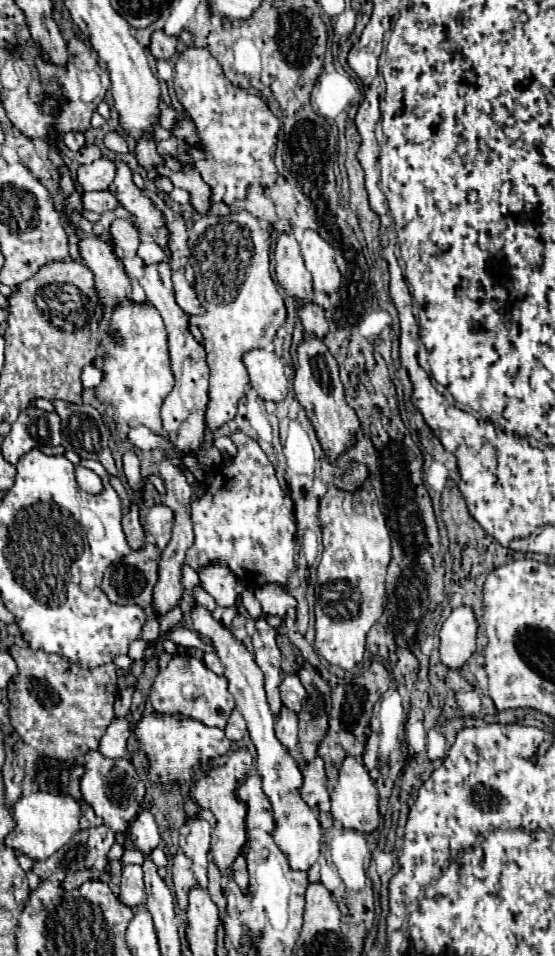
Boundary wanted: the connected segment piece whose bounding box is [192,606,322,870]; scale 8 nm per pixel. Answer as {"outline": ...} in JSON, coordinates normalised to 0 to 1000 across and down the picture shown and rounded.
{"outline":[[[350,634],[346,636],[346,657],[371,669],[382,669],[382,676],[404,697],[404,707],[411,711],[411,722],[425,732],[425,743],[440,749],[447,757],[450,772],[461,780],[465,793],[461,793],[461,803],[472,814],[476,831],[486,835],[490,847],[494,847],[494,879],[505,885],[505,889],[519,895],[519,902],[530,910],[555,910],[577,895],[577,877],[580,877],[580,866],[569,856],[569,851],[559,847],[559,843],[544,837],[541,833],[541,822],[544,822],[544,808],[533,799],[533,795],[519,789],[519,785],[501,776],[494,768],[494,747],[483,741],[479,734],[479,724],[476,724],[476,707],[465,695],[458,692],[458,686],[443,680],[443,676],[422,667],[422,663],[382,644],[378,638],[368,634]]]}

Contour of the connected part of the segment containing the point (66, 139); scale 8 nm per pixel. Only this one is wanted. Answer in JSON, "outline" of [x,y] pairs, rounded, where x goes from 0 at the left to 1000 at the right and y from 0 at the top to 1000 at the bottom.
{"outline":[[[148,138],[115,140],[115,142],[112,142],[112,151],[115,151],[123,157],[137,159],[137,157],[144,157],[144,155],[151,153],[151,140],[148,140]]]}

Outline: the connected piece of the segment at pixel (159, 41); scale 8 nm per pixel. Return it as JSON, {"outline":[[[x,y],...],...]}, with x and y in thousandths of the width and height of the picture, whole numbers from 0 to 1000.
{"outline":[[[285,31],[285,33],[274,36],[270,54],[274,54],[274,59],[277,59],[281,63],[303,63],[303,61],[314,59],[317,46],[321,46],[321,42],[317,42],[314,38],[303,38],[303,36],[295,36],[292,31]]]}

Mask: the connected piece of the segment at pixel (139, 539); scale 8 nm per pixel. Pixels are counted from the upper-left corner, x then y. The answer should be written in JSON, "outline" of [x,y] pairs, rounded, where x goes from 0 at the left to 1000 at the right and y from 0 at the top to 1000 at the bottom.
{"outline":[[[241,523],[238,525],[234,536],[220,544],[223,559],[227,559],[227,565],[231,565],[231,569],[234,569],[238,575],[252,575],[259,571],[259,554],[256,554],[252,542],[249,542],[249,525],[252,523]]]}

